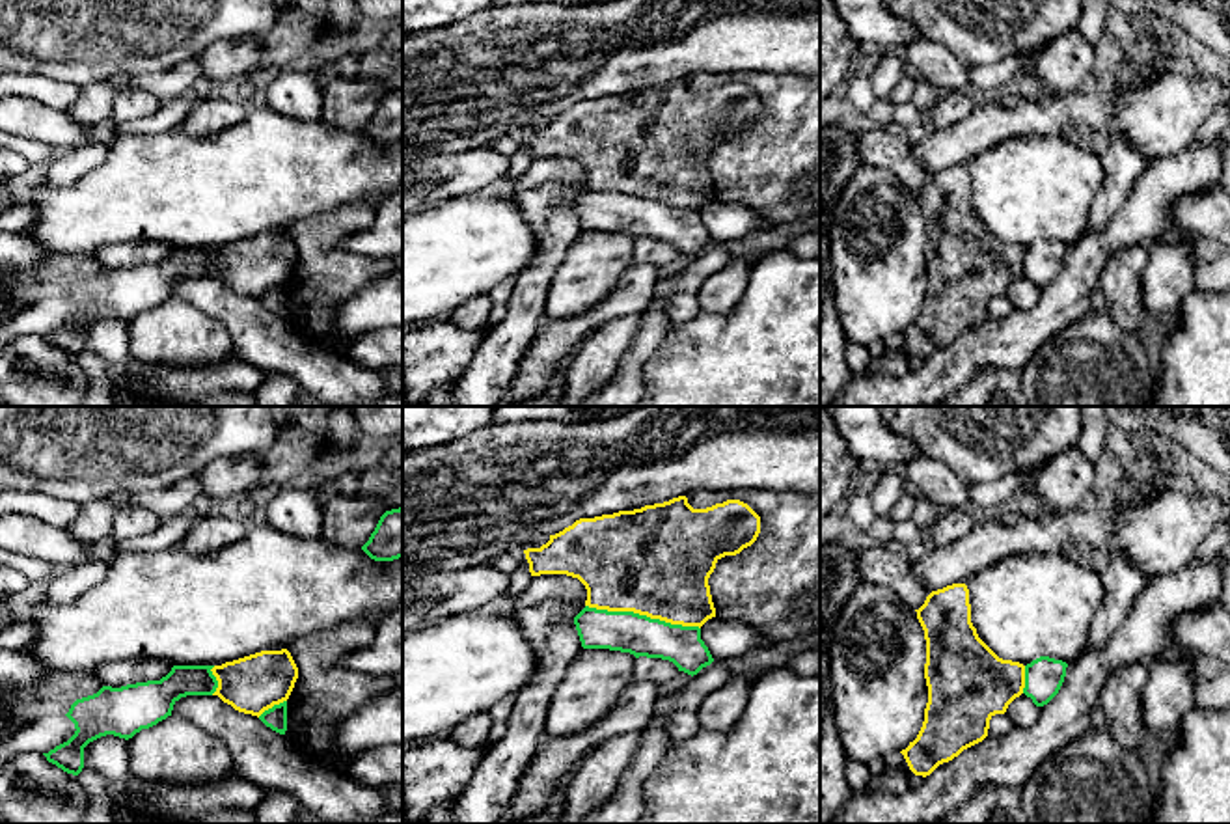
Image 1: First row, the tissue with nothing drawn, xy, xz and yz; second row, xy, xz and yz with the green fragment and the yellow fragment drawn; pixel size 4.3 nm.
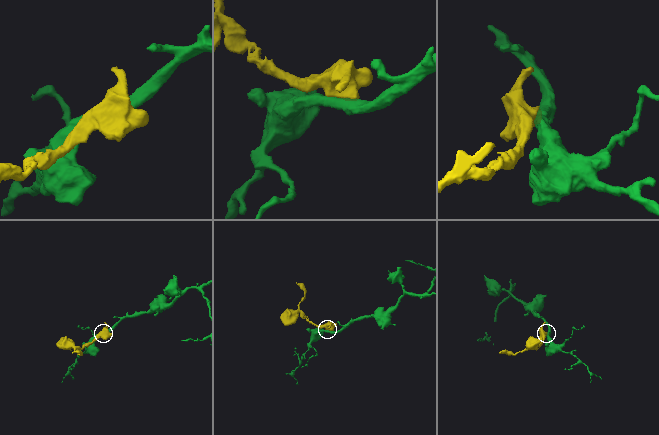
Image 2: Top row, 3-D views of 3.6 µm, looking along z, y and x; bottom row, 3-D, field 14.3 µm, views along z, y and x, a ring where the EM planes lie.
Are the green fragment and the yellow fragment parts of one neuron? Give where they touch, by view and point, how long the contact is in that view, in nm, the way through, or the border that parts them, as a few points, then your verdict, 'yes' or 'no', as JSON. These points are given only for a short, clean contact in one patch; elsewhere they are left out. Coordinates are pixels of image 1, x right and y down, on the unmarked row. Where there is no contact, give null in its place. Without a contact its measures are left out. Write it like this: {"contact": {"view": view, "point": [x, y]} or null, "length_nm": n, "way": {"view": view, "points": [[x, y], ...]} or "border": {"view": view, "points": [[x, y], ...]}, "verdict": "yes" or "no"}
{"contact": {"view": "xz", "point": [643, 198]}, "length_nm": 500, "verdict": "no"}

